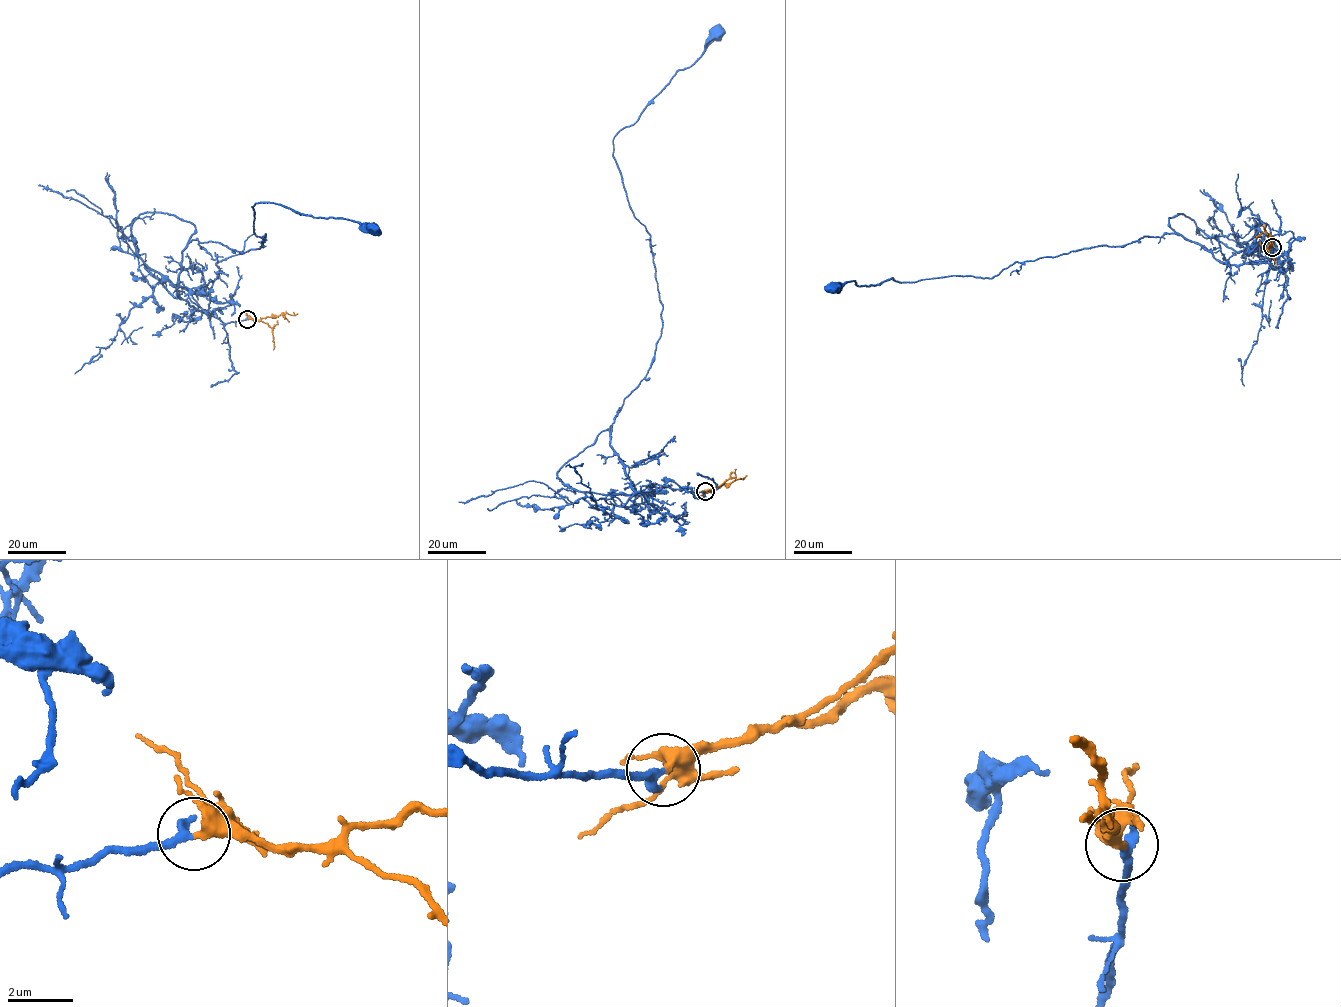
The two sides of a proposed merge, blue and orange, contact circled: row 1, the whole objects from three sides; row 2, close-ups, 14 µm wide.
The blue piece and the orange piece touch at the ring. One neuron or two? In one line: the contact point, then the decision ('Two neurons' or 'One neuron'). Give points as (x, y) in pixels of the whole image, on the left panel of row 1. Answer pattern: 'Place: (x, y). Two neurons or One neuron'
Place: (247, 319). One neuron

